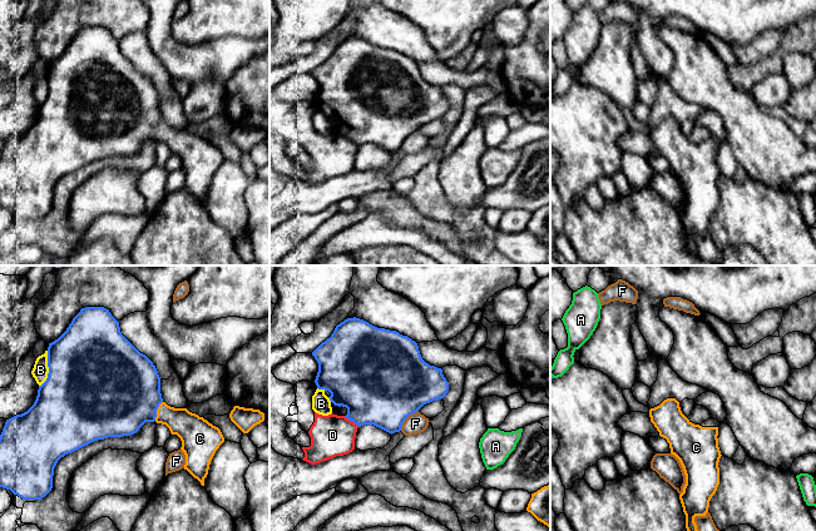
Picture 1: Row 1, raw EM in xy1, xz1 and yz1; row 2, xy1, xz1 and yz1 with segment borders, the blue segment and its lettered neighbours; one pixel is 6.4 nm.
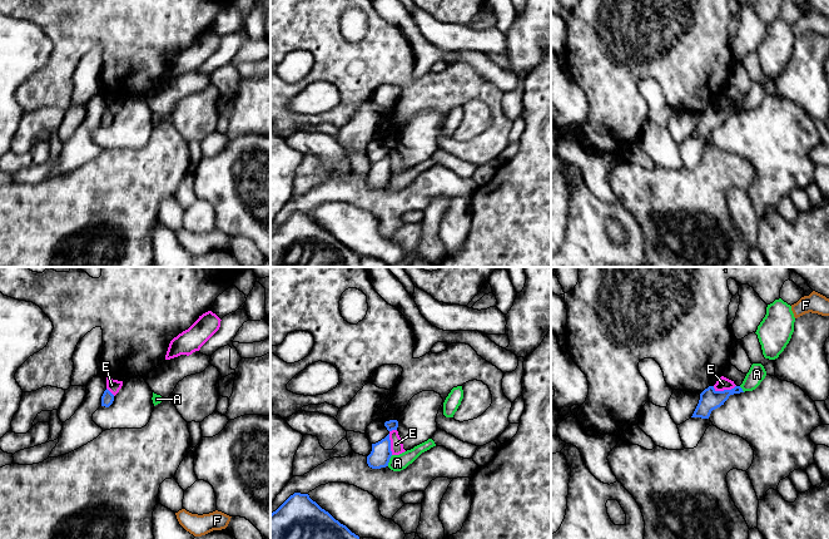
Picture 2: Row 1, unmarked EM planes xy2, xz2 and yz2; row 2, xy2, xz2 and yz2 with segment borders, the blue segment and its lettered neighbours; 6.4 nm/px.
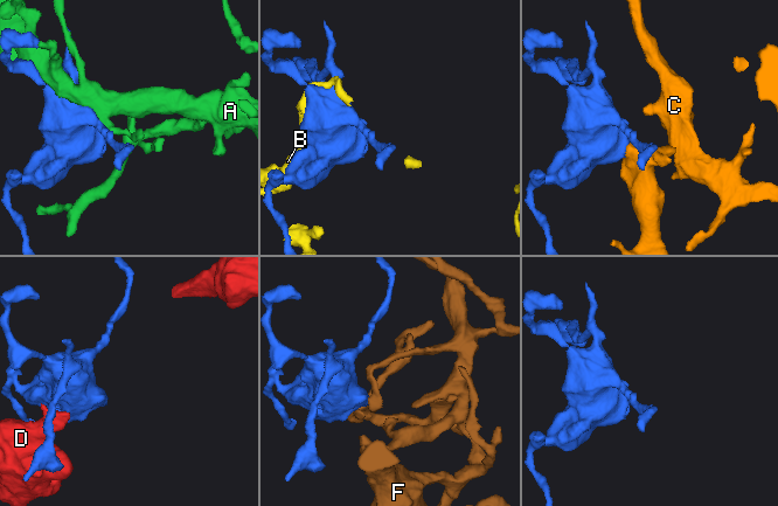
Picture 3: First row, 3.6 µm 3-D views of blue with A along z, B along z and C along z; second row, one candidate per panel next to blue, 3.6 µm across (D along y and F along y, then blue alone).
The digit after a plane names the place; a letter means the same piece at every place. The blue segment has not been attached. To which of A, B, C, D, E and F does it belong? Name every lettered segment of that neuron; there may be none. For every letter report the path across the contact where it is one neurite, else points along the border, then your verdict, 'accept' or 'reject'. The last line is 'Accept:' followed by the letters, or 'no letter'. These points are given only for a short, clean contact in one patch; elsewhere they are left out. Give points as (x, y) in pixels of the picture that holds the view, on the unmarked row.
A: reject
B: reject
C: across xy1 (122, 112), (156, 130), (176, 138), (189, 147) | accept
D: along xz1 (344, 135), (359, 145) | reject
E: along yz2 (735, 104), (728, 109), (715, 109), (713, 107) | reject
F: along xz1 (418, 129), (405, 139), (400, 149) | reject
Accept: C

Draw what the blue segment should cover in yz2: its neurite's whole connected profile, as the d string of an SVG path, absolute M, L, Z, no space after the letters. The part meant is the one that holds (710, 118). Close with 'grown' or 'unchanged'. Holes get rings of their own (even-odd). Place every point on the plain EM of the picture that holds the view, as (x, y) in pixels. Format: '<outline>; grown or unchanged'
M709 105L700 113L699 123L691 137L709 138L711 130L724 124L730 114L740 112L744 112L740 105L724 110L716 110L714 105Z; unchanged

